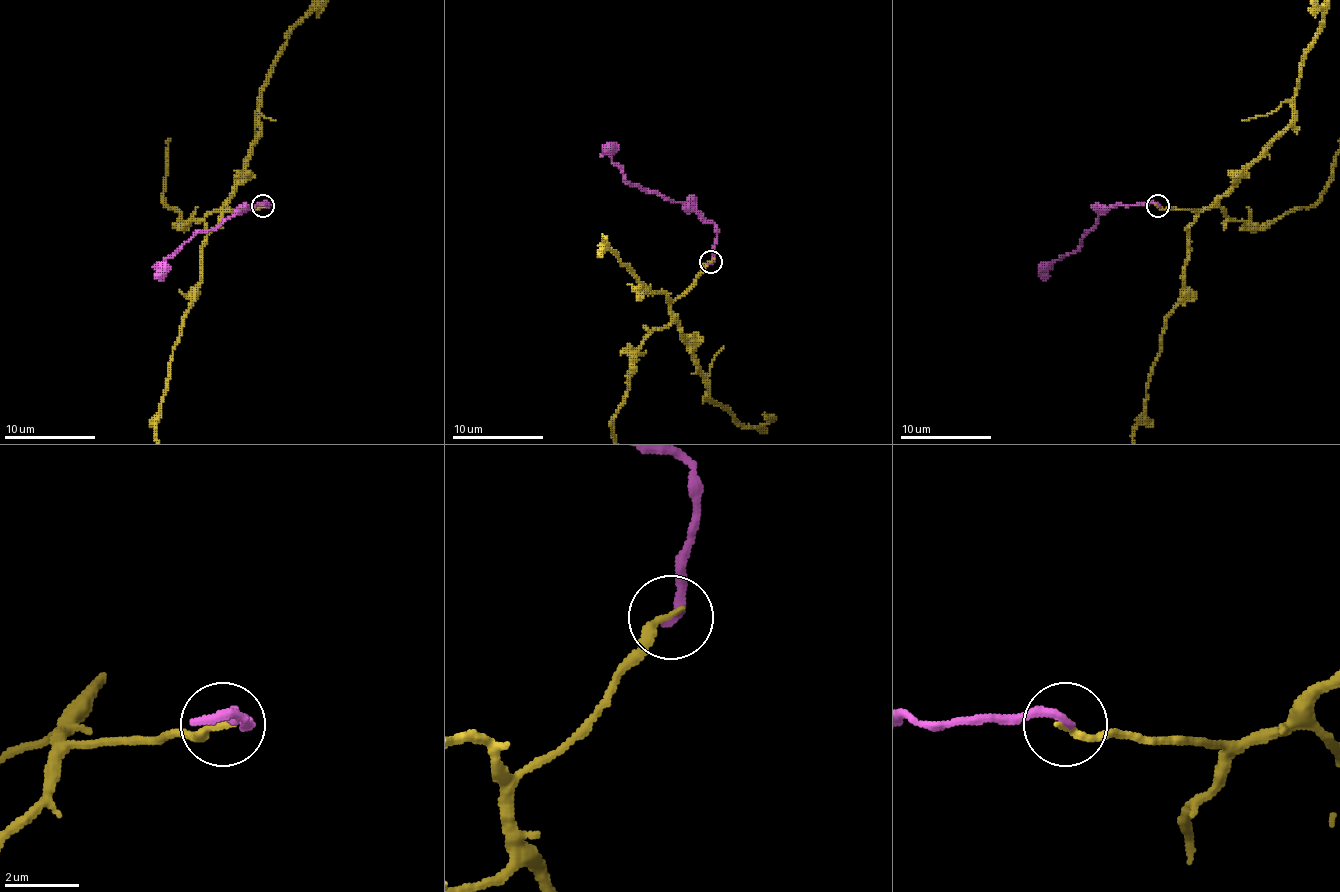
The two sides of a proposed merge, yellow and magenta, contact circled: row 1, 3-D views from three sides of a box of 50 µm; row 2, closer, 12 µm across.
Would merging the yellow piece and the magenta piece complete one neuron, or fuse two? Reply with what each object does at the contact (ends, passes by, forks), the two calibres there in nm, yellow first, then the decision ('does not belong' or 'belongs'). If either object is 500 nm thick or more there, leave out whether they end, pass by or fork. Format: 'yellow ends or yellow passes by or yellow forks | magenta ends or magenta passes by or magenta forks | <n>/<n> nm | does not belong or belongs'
yellow ends | magenta ends | 220/240 nm | does not belong

